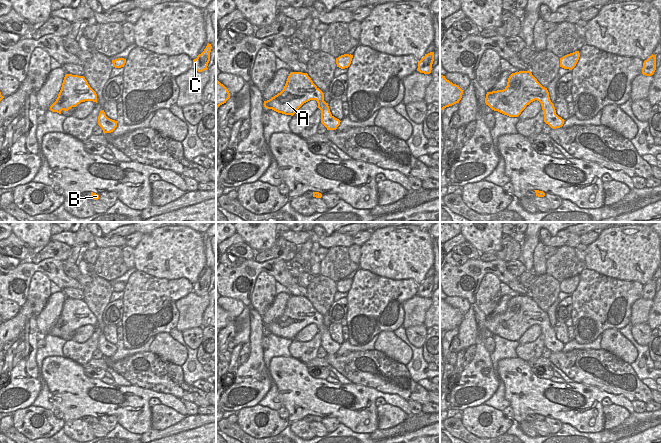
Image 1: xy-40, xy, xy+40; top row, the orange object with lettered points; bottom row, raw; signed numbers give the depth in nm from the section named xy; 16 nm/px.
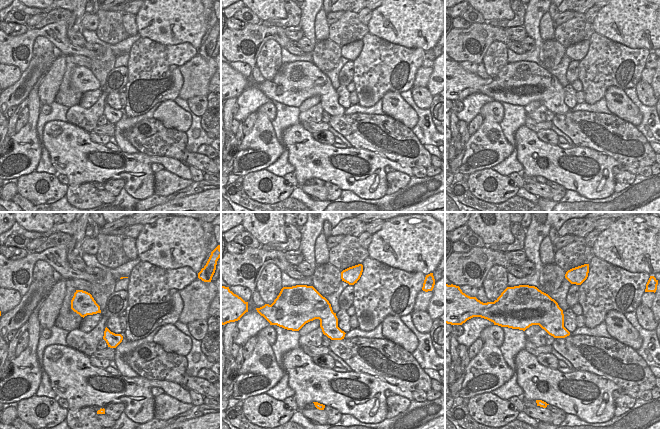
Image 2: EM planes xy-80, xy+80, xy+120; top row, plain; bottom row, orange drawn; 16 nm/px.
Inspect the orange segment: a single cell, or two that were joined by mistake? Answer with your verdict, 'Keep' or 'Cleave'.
Keep

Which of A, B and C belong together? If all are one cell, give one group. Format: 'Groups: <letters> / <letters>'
Groups: A B C

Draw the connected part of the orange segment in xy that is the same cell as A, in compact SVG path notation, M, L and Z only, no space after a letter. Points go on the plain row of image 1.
M291 296L283 314L264 325L264 331L278 337L293 340L306 326L316 324L321 334L321 347L327 354L336 354L340 344L335 342L324 325L324 317L313 307L307 297Z

